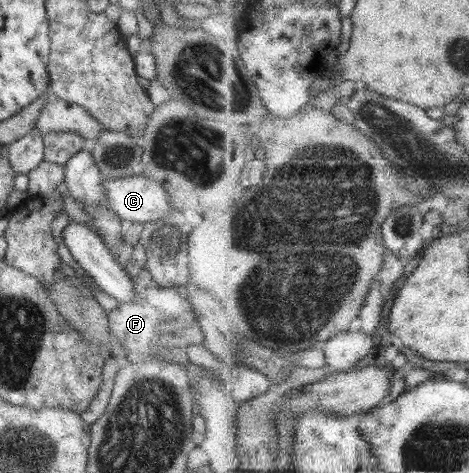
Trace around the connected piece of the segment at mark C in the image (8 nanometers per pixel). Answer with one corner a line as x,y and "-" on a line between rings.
141,175
103,179
107,208
126,225
151,223
171,209
170,196
161,186

